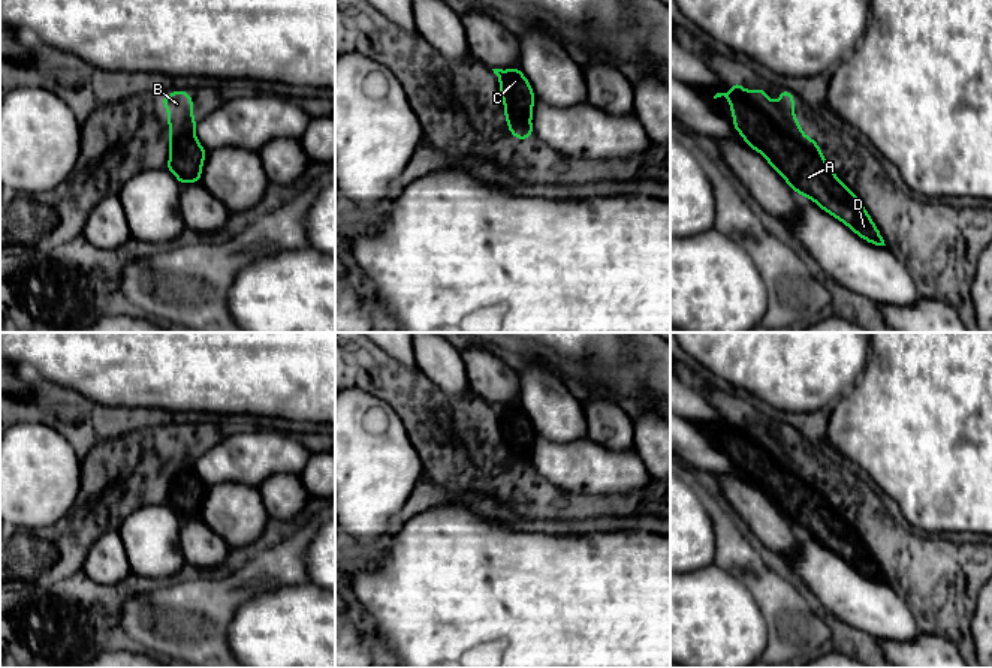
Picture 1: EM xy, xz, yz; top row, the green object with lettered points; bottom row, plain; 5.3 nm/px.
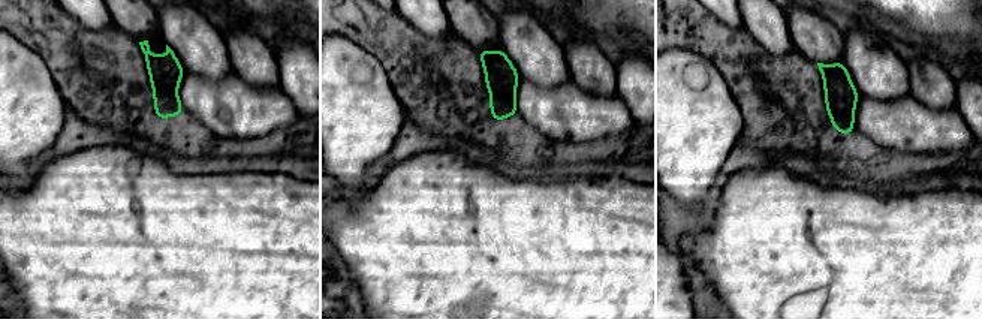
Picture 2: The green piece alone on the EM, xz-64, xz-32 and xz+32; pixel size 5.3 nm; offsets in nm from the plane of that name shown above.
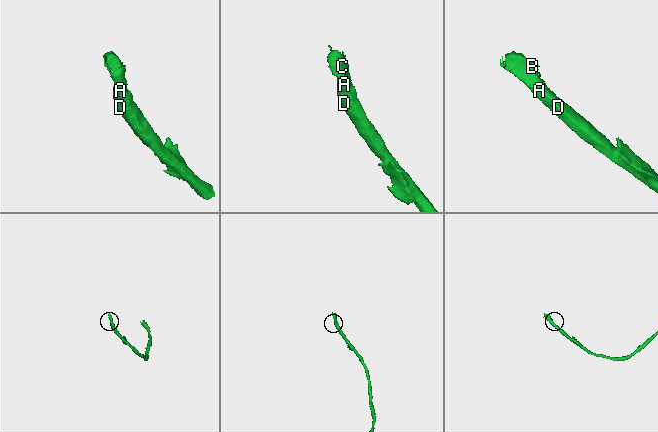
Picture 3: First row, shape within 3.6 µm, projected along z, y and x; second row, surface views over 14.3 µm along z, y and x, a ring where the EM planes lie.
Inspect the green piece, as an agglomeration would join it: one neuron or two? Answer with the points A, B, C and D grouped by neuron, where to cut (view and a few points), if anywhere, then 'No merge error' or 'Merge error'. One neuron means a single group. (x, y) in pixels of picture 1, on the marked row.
Groups: A B C D. No split. No merge error

